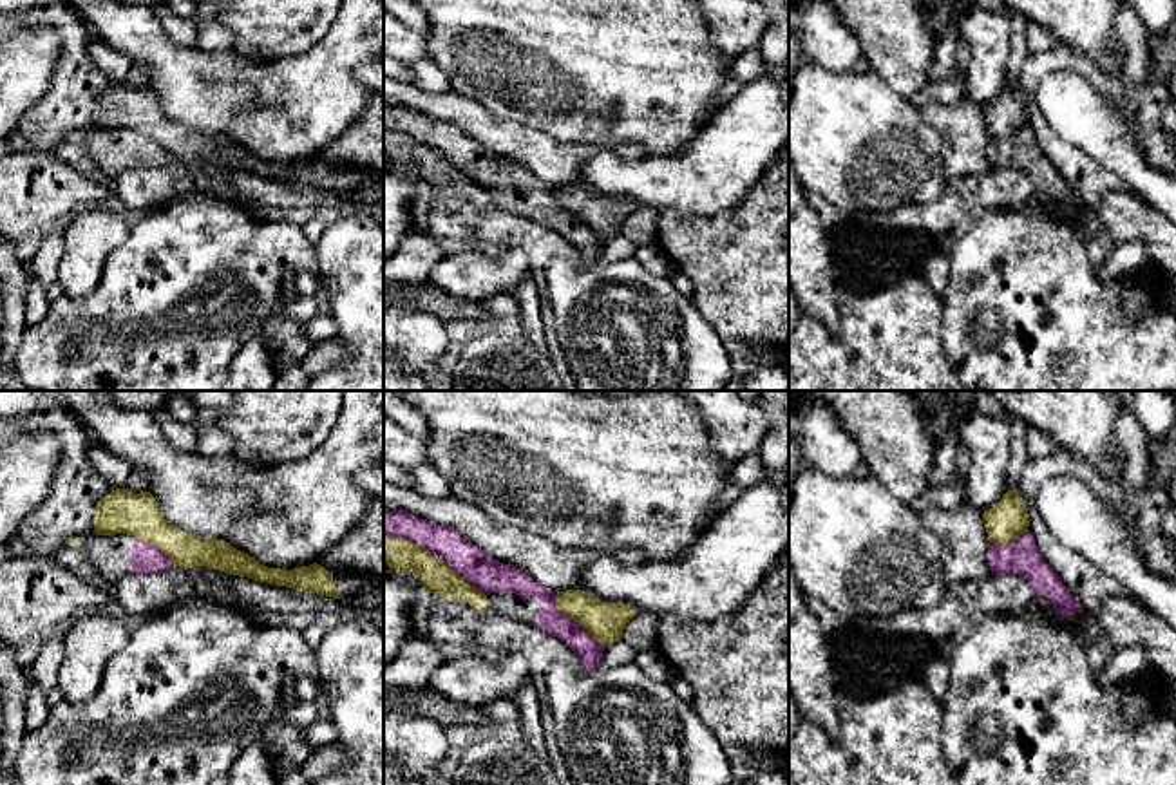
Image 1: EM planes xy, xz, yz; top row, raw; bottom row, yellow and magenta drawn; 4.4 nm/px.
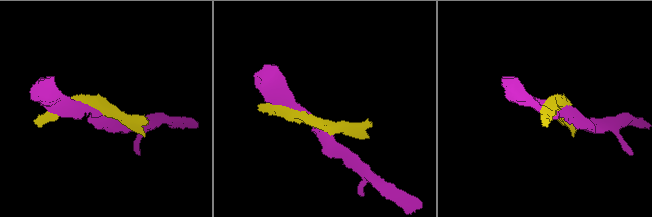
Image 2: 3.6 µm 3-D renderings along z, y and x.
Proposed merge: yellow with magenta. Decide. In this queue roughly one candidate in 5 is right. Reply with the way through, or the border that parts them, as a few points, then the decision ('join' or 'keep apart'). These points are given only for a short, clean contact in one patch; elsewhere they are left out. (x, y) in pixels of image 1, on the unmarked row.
keep apart

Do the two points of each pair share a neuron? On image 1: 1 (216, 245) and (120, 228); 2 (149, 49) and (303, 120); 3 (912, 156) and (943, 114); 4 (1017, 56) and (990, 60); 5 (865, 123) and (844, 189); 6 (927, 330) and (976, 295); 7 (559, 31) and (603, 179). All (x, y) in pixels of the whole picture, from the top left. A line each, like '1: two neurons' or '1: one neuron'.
1: two neurons
2: one neuron
3: two neurons
4: two neurons
5: one neuron
6: two neurons
7: two neurons

